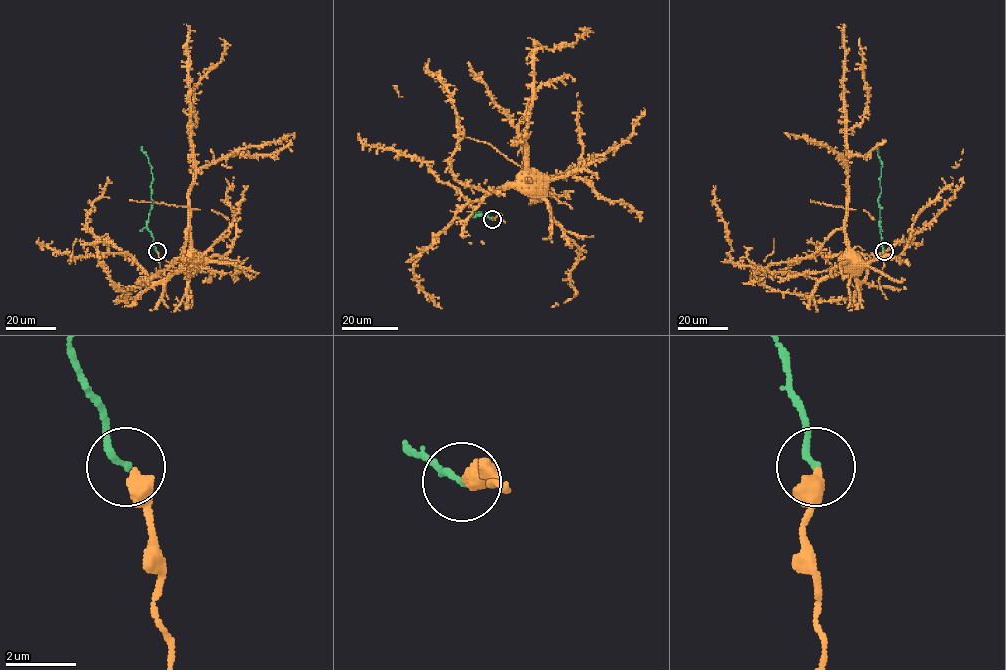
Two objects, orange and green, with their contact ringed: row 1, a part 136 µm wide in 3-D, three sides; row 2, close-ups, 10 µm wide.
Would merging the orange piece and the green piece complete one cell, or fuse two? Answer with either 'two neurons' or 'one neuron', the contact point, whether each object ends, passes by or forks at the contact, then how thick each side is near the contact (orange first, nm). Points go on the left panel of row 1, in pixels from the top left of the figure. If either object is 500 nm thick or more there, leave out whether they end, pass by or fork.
one neuron; place (157, 251); calibres 500 and 190 nm

